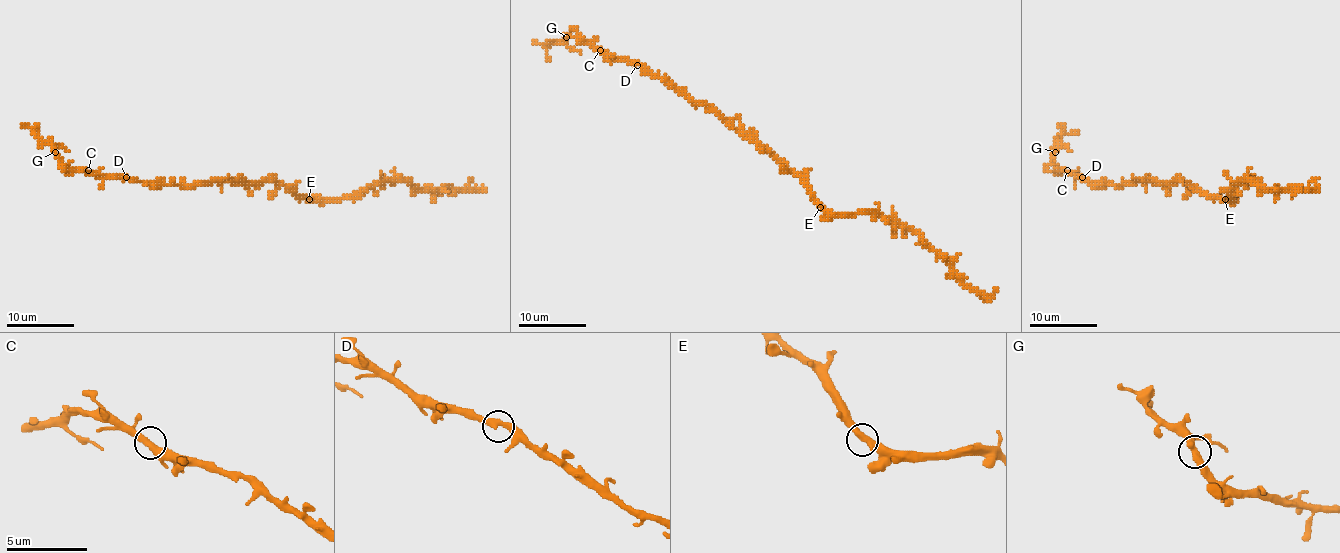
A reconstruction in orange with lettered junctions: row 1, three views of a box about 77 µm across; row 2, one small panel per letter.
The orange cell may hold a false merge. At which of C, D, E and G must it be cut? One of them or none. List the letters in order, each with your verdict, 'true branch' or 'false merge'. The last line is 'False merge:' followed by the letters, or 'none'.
C: true branch
D: true branch
E: true branch
G: true branch
False merge: none

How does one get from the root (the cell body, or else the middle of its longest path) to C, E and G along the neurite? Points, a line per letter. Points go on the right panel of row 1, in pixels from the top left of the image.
C: (1171, 181), (1106, 186), (1088, 182), (1067, 170)
E: (1171, 181), (1186, 181), (1208, 194), (1225, 199)
G: (1171, 181), (1126, 182), (1123, 186), (1088, 182), (1060, 169), (1055, 164), (1055, 152)

